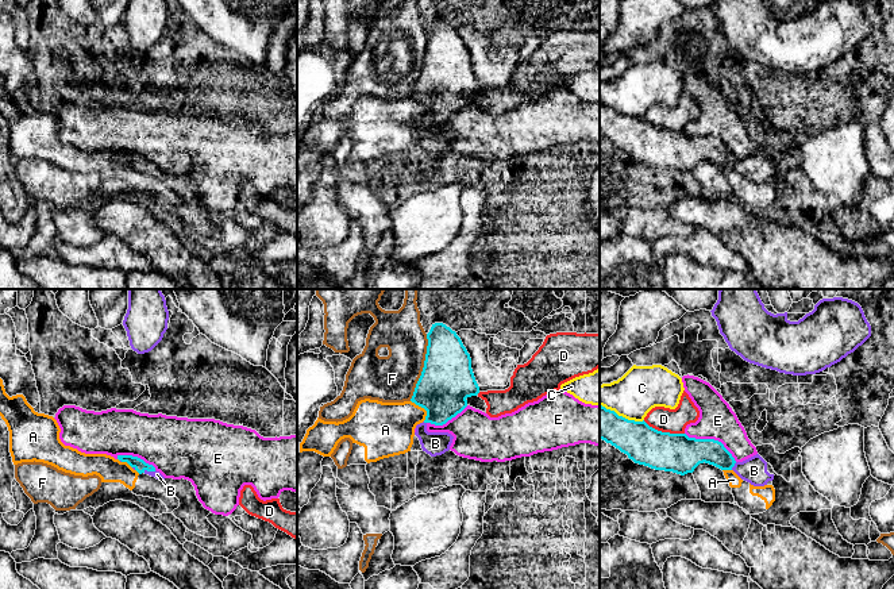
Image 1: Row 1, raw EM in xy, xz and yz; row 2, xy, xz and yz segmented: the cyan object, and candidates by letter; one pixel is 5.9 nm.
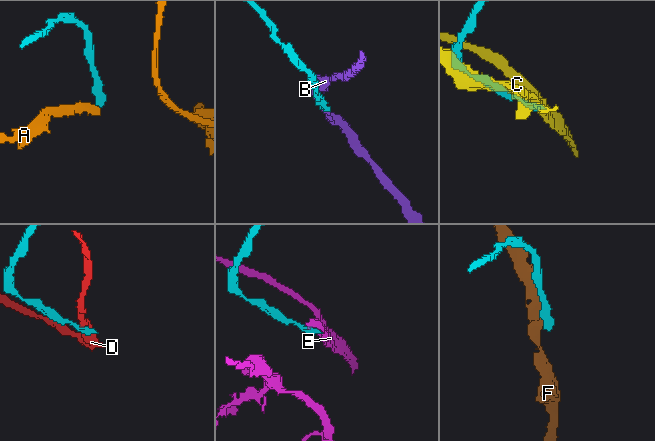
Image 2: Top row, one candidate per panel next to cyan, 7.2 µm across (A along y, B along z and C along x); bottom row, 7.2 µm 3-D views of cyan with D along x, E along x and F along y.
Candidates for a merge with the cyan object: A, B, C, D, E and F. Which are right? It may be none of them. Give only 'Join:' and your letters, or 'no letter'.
Join: B

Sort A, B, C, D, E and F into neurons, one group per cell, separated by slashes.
A / B / C / D / E / F

